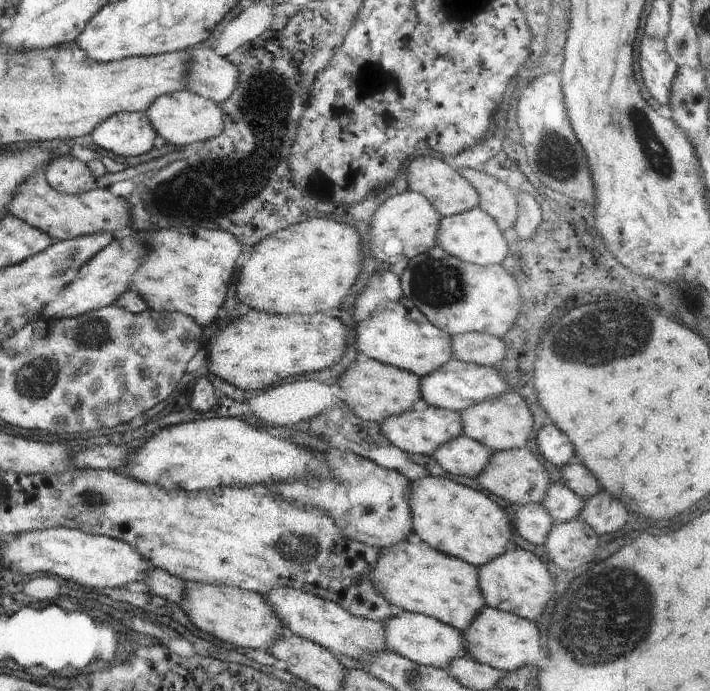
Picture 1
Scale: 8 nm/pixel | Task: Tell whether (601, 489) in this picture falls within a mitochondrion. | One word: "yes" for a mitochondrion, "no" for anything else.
no

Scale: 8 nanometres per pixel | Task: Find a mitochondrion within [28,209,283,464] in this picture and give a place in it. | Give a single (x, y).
(91, 333)

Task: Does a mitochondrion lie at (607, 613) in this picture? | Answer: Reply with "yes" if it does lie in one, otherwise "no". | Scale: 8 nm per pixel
yes

